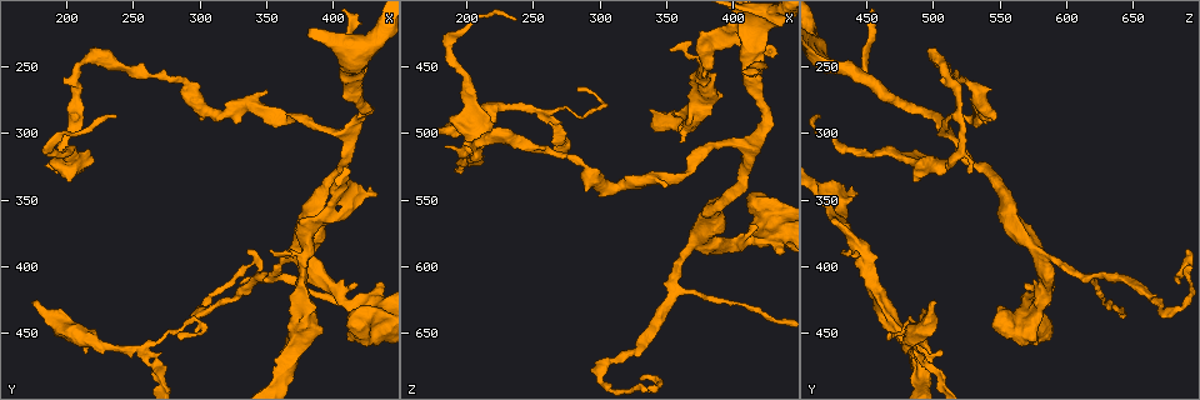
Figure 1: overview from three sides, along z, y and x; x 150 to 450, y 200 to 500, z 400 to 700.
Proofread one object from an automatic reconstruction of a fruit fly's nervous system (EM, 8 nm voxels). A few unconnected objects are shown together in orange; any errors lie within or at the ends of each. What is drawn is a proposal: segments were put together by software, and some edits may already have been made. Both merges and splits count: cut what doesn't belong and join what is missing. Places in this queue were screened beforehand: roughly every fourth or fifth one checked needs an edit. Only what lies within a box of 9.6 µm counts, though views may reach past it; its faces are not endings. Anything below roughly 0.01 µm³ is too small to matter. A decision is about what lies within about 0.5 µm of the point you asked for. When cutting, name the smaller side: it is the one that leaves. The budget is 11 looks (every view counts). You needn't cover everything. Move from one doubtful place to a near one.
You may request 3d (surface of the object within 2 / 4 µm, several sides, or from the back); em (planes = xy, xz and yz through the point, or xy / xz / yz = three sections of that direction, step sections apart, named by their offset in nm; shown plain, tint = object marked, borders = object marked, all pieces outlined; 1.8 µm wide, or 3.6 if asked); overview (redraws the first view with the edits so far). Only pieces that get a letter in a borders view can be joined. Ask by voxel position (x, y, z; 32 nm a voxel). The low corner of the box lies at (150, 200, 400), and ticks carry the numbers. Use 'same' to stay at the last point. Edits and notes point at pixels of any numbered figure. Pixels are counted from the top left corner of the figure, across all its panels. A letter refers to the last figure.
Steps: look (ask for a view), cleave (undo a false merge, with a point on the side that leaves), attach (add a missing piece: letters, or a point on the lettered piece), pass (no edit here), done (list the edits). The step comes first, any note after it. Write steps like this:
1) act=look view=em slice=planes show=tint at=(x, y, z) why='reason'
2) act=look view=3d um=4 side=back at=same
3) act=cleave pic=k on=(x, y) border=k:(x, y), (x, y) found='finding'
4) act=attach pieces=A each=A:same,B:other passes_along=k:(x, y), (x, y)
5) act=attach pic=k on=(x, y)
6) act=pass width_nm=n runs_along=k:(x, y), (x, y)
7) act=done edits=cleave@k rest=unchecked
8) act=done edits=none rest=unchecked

act=look view=em slice=xy step=8 show=tint at=(174, 426, 500) why='thick end'

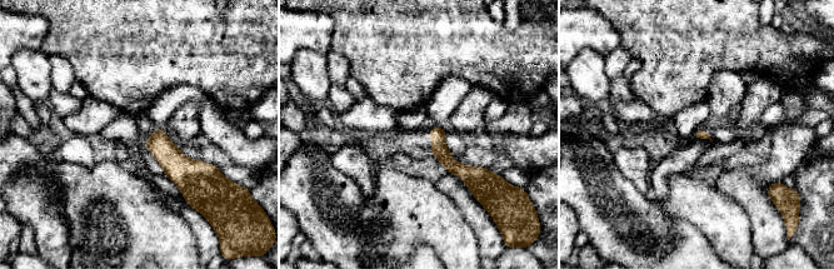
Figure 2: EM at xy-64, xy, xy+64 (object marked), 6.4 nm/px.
act=look view=em slice=xy step=8 show=borders at=same

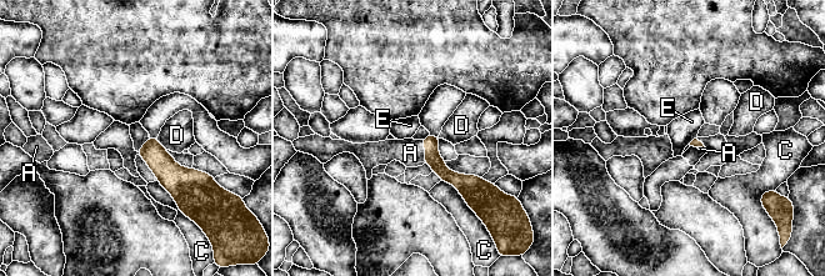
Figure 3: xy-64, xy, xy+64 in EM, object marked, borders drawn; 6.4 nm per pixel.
act=attach pieces=A longest_contact=C:240nm each=A:same,C:other,D:other,E:other passes_along=3:(431, 156), (425, 151), (410, 152) found='it goes on there'

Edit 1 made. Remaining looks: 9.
act=look view=overview why='see it whole again'

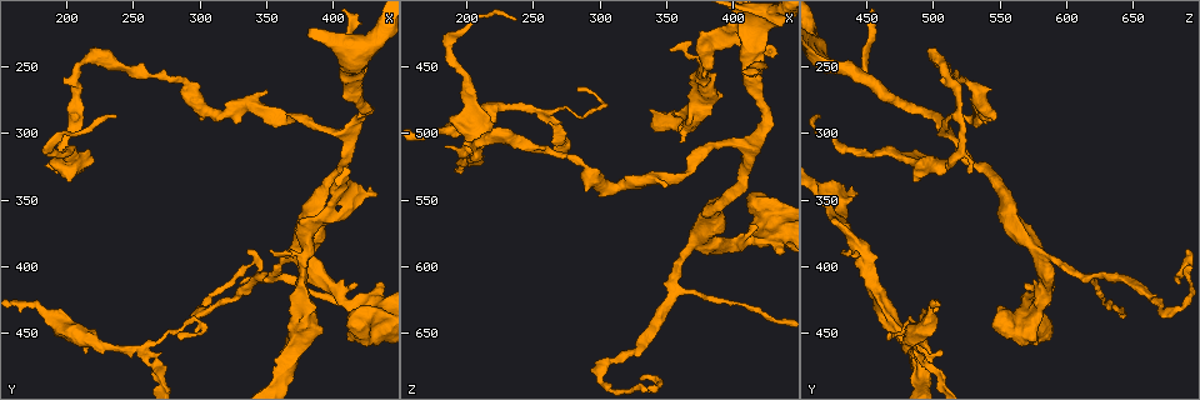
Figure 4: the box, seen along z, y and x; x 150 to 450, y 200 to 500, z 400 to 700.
act=look view=3d um=4 at=(226, 456, 480) why='thick turns thin'

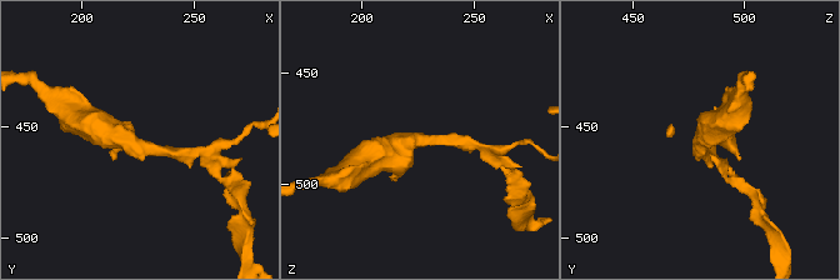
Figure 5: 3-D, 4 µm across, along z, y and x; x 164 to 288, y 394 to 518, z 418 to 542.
act=look view=em slice=yz step=16 show=tint at=(226, 458, 481) why='shape alone is not enough'

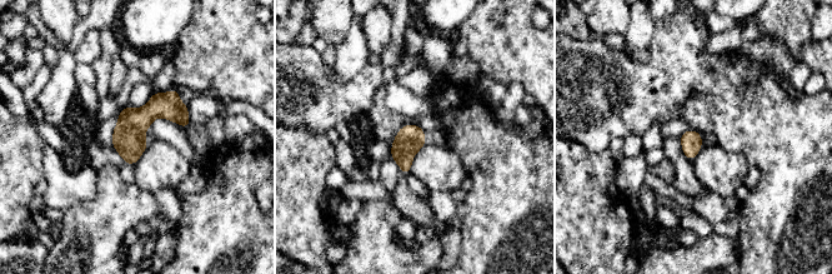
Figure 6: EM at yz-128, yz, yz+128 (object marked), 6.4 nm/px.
act=look view=em slice=xz step=16 show=borders at=same why='another direction'

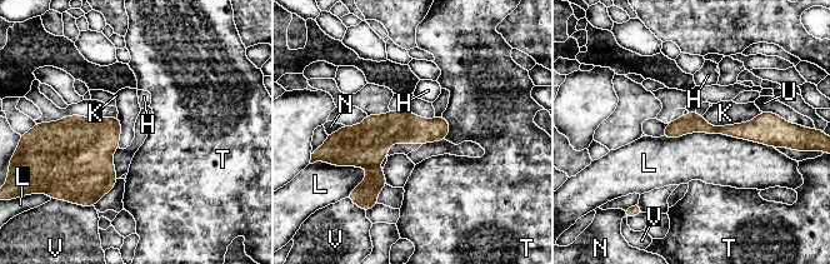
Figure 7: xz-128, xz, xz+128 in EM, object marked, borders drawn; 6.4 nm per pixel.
act=pass each=H:other,K:other,L:other,N:other,T:other,U:other,V:other runs_along=7:(446, 126), (338, 140) found='all the same neuron'

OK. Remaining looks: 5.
act=look view=em slice=xz step=8 show=tint at=(376, 402, 452) why='sudden change in width'

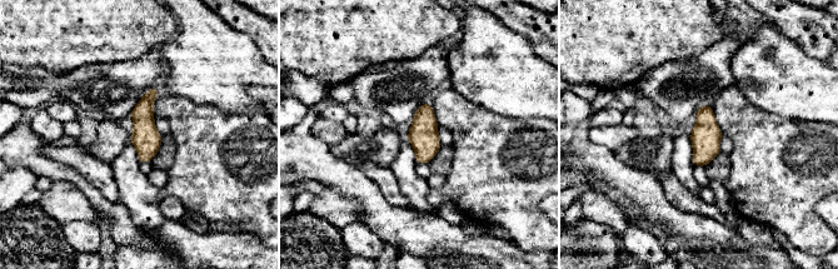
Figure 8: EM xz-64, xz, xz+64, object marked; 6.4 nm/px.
act=look view=em slice=planes show=borders at=same why='cut it another way'

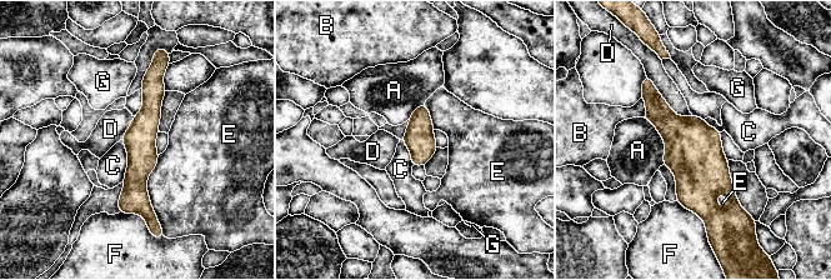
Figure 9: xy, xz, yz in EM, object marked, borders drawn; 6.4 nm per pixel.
act=pass width_nm=190 each=A:other,B:other,C:other,D:other,E:other,F:other,G:other border=9:(121, 139), (128, 156), (124, 181) found='continuous, no second neuron'

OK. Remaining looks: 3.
act=look view=em slice=planes show=borders at=(410, 264, 454)

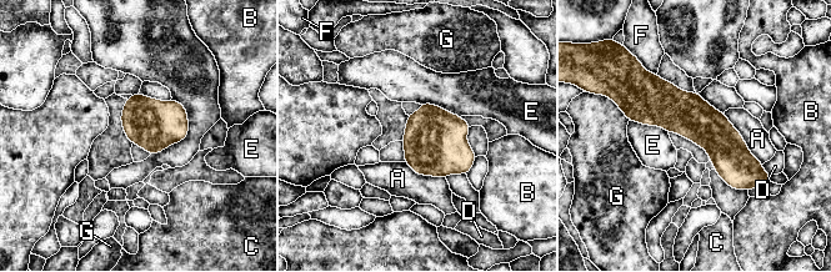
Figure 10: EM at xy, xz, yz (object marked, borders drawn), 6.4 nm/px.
act=pass each=A:other,B:other,C:other,D:other,E:other,F:other,G:other border=10:(419, 102), (431, 102), (460, 116) found='all the same neuron'

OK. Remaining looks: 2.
act=done edits=attach@3 rest=unchecked

